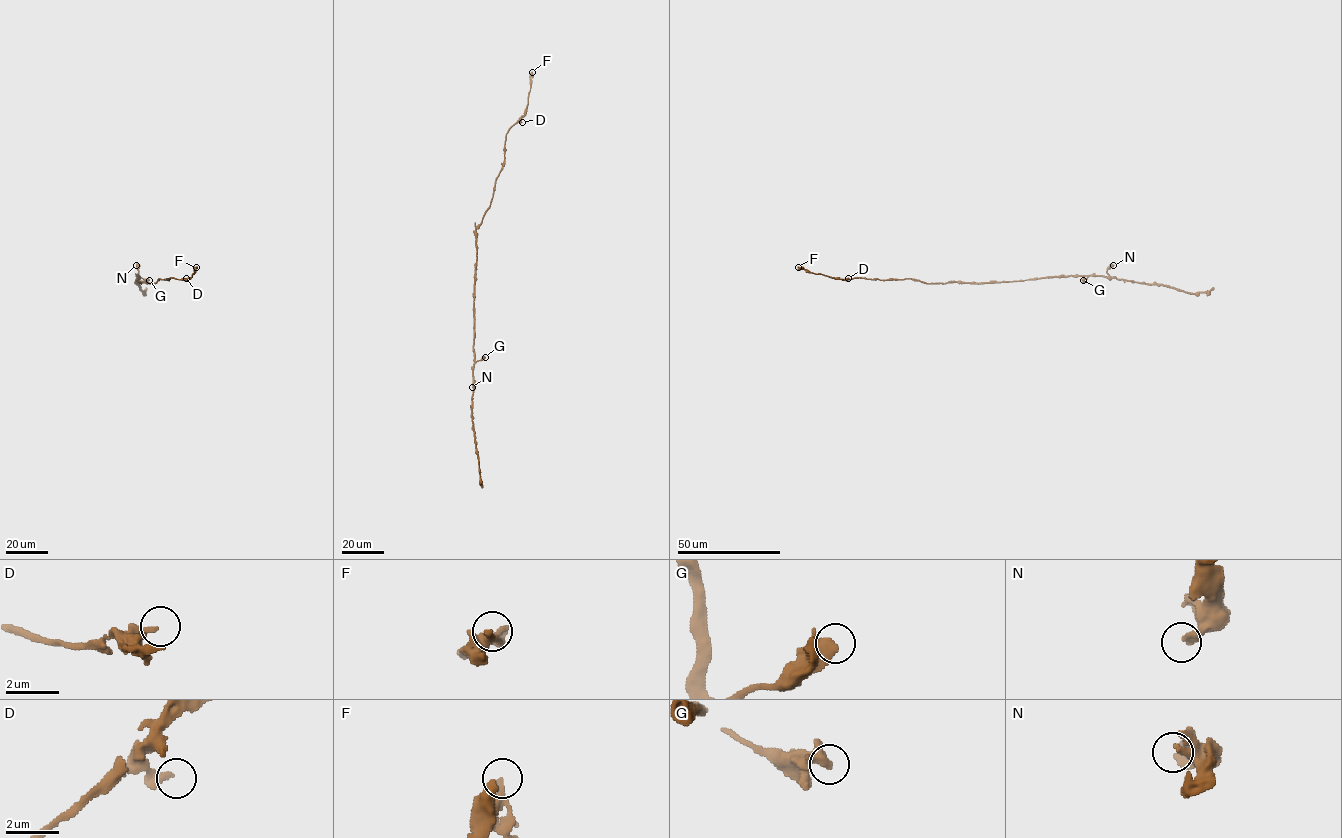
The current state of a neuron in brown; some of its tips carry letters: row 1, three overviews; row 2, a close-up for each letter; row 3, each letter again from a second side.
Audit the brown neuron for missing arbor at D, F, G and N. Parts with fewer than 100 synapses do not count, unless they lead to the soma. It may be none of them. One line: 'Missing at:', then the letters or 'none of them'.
Missing at: none of them

